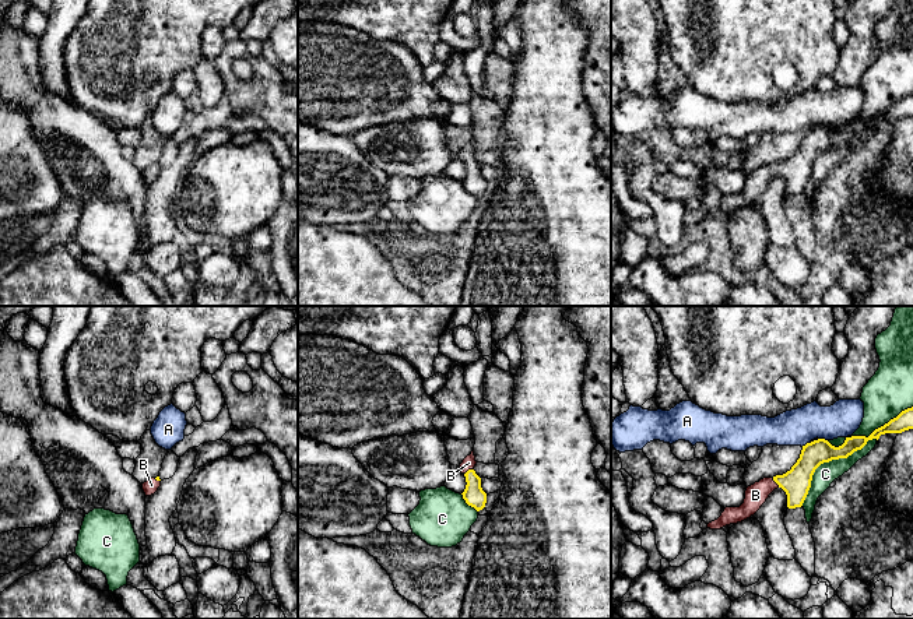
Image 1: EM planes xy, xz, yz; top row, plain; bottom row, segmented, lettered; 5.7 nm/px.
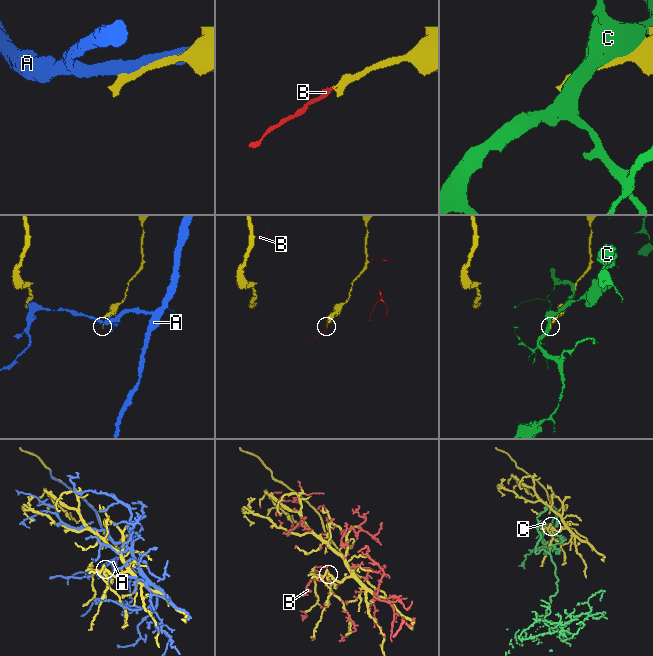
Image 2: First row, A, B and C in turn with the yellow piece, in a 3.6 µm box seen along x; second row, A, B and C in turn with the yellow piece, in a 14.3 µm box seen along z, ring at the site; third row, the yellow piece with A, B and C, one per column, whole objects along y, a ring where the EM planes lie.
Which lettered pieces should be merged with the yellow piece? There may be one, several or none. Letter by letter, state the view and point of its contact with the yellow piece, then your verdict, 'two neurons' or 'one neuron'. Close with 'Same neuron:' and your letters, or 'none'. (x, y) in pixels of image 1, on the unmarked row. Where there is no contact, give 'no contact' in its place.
A: meets yellow in yz at (822, 126); two neurons
B: meets yellow in xz at (469, 157); one neuron
C: meets yellow in yz at (847, 143); two neurons
Same neuron: B

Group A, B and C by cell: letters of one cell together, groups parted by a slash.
A / B / C

